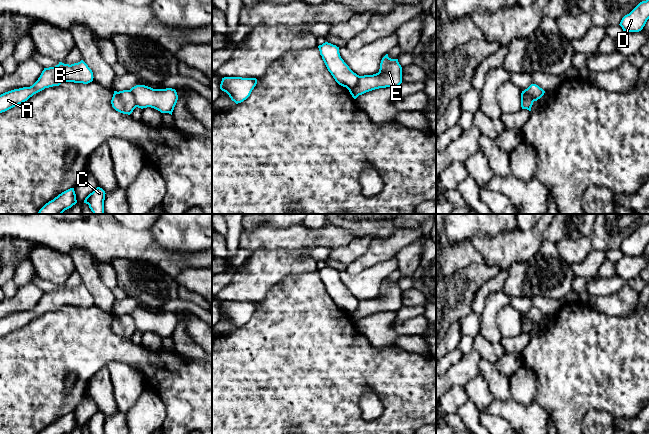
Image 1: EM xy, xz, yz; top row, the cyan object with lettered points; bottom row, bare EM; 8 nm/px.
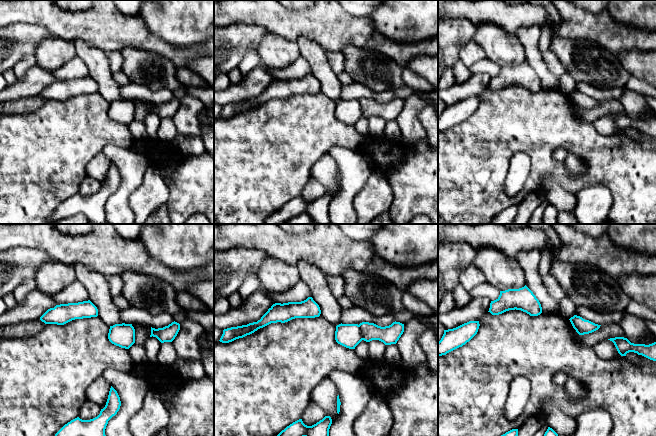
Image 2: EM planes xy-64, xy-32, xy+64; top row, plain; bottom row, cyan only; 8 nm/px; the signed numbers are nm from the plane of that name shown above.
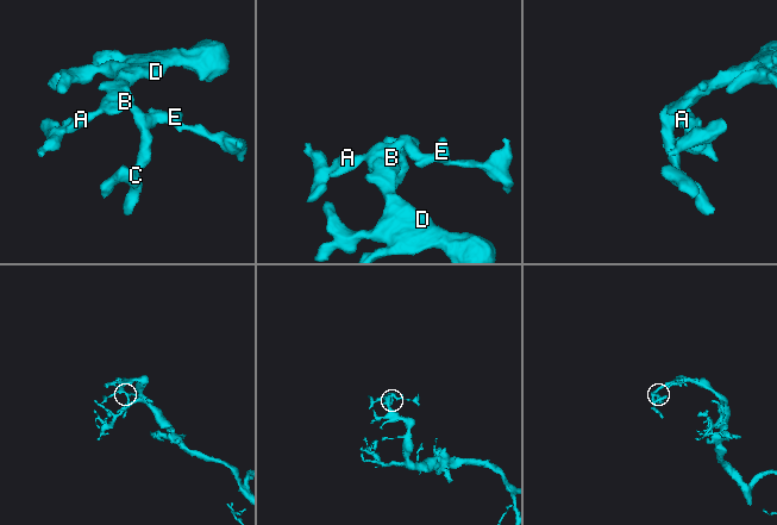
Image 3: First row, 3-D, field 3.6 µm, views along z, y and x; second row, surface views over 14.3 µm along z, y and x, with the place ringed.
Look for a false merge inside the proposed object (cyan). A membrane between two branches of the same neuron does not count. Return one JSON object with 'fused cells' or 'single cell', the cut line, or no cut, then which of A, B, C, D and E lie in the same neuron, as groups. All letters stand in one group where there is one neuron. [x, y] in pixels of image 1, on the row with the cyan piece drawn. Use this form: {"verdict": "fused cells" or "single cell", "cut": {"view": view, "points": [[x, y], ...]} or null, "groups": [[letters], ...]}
{"verdict": "fused cells", "cut": {"view": "xz", "points": [[359, 76], [356, 83], [348, 89]]}, "groups": [["A", "B", "C", "D"], ["E"]]}

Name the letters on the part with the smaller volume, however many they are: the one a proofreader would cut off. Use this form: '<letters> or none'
E

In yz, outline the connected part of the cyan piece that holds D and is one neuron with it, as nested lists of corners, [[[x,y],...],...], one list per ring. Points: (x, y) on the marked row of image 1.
[[[649,0],[640,2],[629,14],[625,15],[620,26],[625,32],[639,32],[649,19]]]

